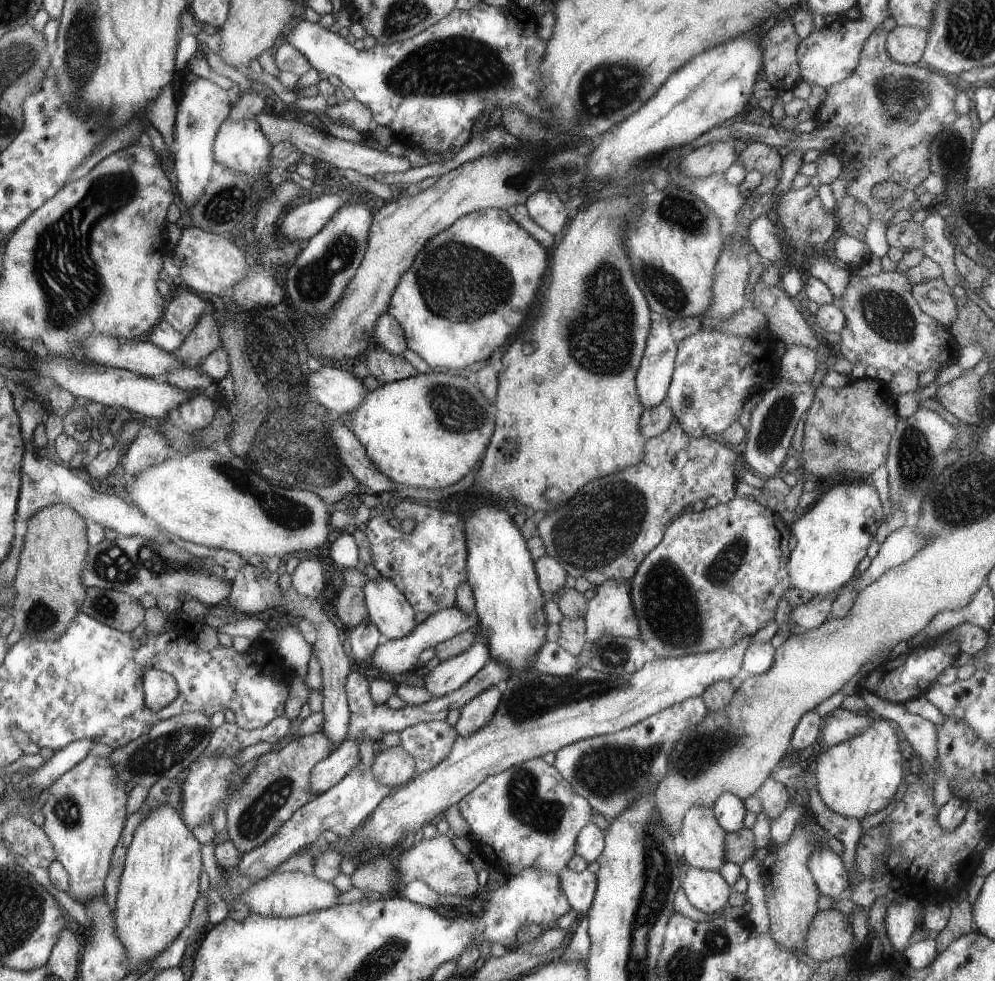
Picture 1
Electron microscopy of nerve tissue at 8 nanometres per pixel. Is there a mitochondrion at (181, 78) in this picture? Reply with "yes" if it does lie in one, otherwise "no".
no

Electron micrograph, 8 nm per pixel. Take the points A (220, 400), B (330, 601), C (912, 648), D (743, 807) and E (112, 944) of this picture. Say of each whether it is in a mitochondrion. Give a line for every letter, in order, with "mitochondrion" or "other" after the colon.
A: other
B: other
C: other
D: other
E: other

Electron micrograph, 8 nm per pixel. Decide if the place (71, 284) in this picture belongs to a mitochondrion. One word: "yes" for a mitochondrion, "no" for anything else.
yes

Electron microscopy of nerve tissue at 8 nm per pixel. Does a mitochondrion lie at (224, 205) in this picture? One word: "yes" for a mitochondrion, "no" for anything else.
yes

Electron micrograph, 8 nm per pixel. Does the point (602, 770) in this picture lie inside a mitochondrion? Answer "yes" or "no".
yes

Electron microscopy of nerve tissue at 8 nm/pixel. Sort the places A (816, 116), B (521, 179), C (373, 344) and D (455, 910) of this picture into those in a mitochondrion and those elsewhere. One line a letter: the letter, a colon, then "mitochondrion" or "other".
A: other
B: mitochondrion
C: other
D: other

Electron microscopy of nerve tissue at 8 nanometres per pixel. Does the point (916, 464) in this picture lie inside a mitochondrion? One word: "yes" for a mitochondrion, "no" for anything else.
yes

